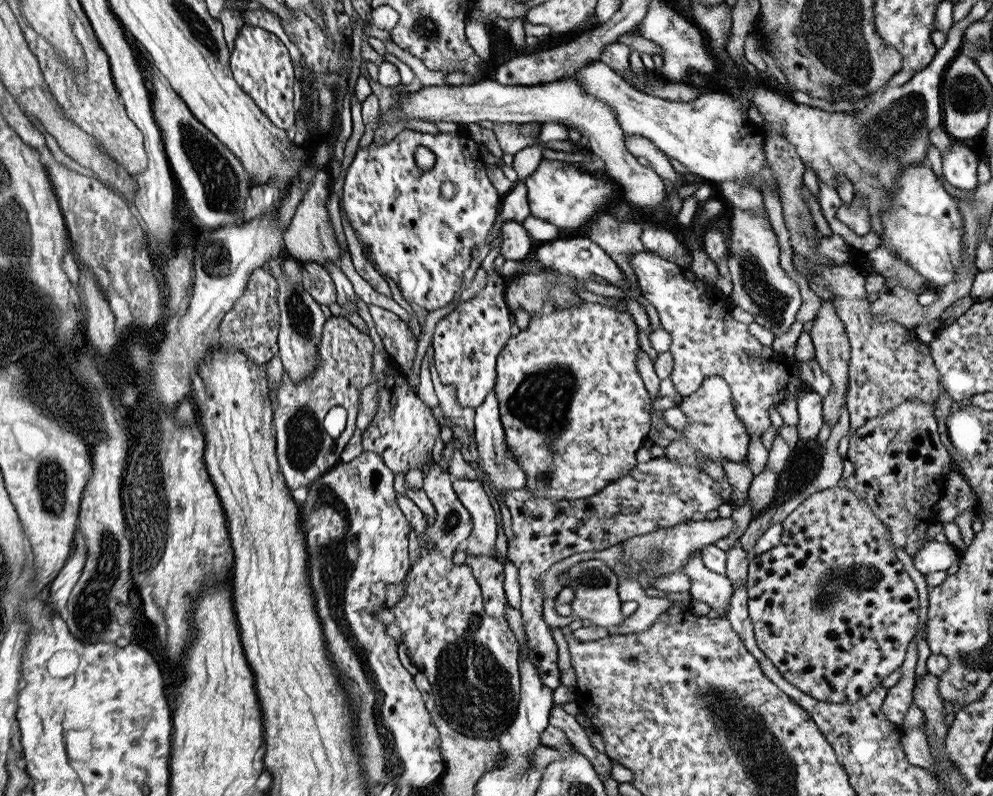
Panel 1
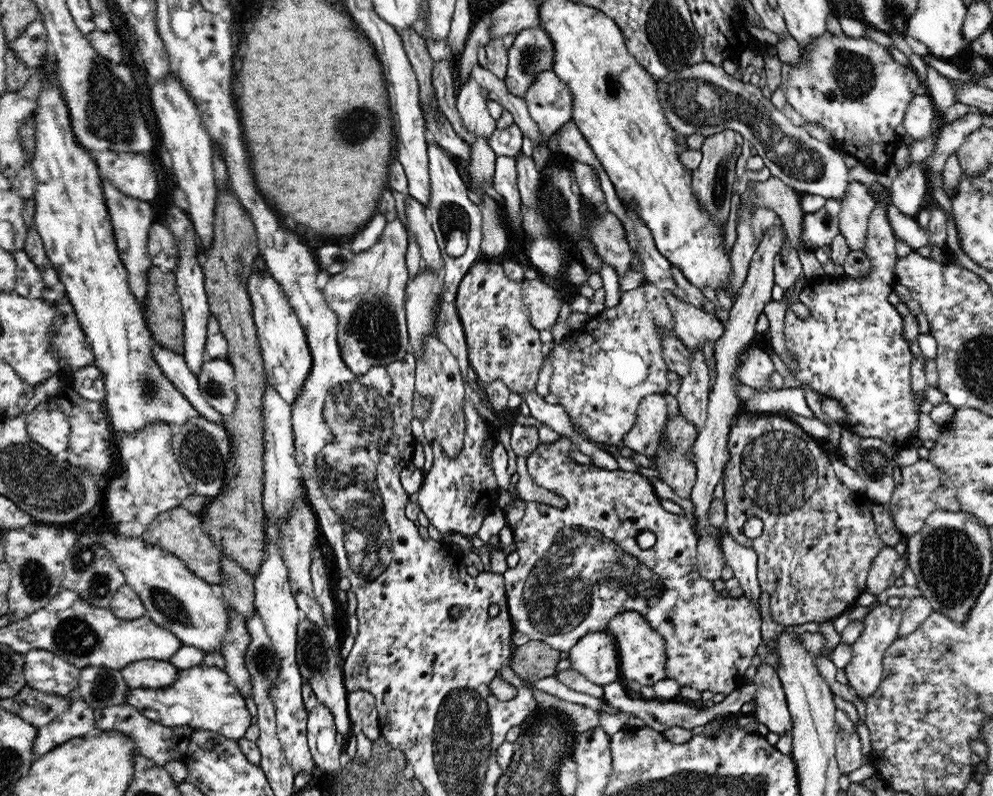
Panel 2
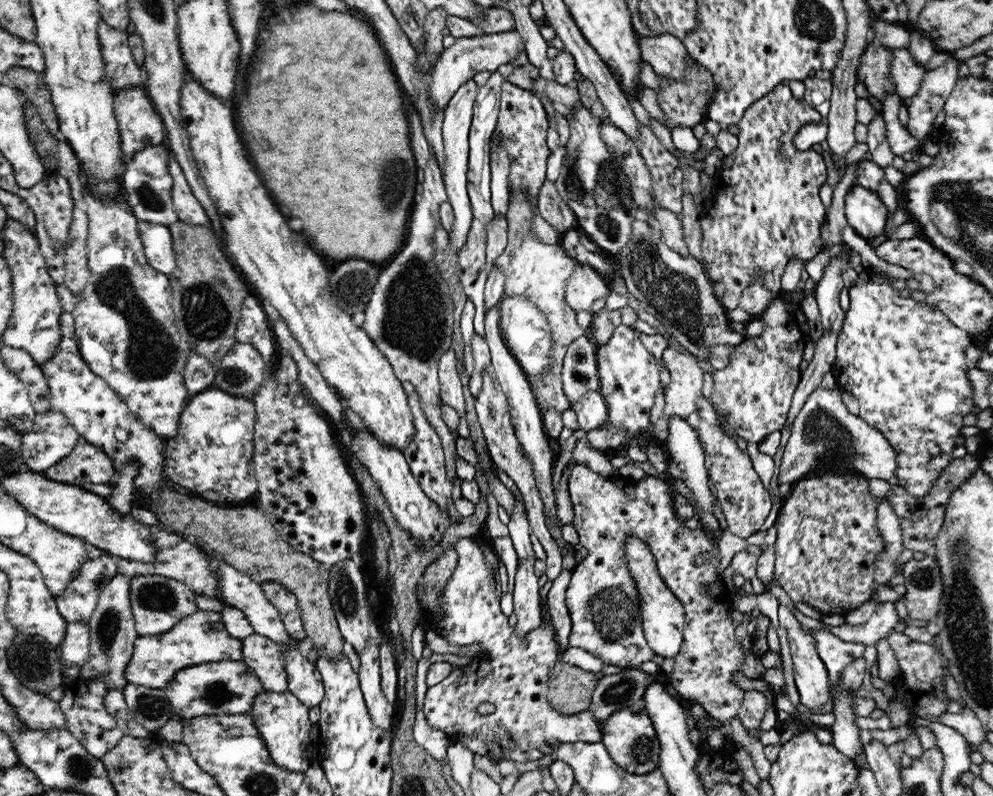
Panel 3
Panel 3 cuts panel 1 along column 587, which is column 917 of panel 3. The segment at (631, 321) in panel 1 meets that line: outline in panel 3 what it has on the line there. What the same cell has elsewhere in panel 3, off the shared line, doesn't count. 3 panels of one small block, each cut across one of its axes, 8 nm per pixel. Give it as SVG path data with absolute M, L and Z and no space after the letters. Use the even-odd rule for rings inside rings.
M862 270L856 284L848 290L850 306L836 336L836 360L832 376L840 390L850 392L858 400L858 416L878 430L888 446L896 452L896 478L910 496L926 496L934 480L952 462L954 438L960 436L962 416L970 414L974 400L970 380L966 378L964 348L976 344L968 332L950 324L948 318L926 302L914 302L890 282L894 278L884 272Z

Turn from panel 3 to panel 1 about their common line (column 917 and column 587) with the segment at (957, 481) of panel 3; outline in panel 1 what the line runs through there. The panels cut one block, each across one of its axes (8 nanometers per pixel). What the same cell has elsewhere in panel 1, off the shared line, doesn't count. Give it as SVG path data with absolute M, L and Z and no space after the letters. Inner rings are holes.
M655 458L645 464L637 464L627 476L613 480L601 492L587 498L543 498L533 496L527 490L501 490L511 514L511 542L507 560L519 570L521 584L521 616L525 622L525 634L529 640L527 660L537 670L539 680L555 690L561 686L561 670L557 666L557 644L549 626L543 622L543 584L541 576L557 564L577 552L603 550L621 544L627 538L643 536L655 530L673 528L691 520L693 512L717 510L721 504L731 504L731 486L727 474L721 480L713 480L699 466L681 464L679 460Z

